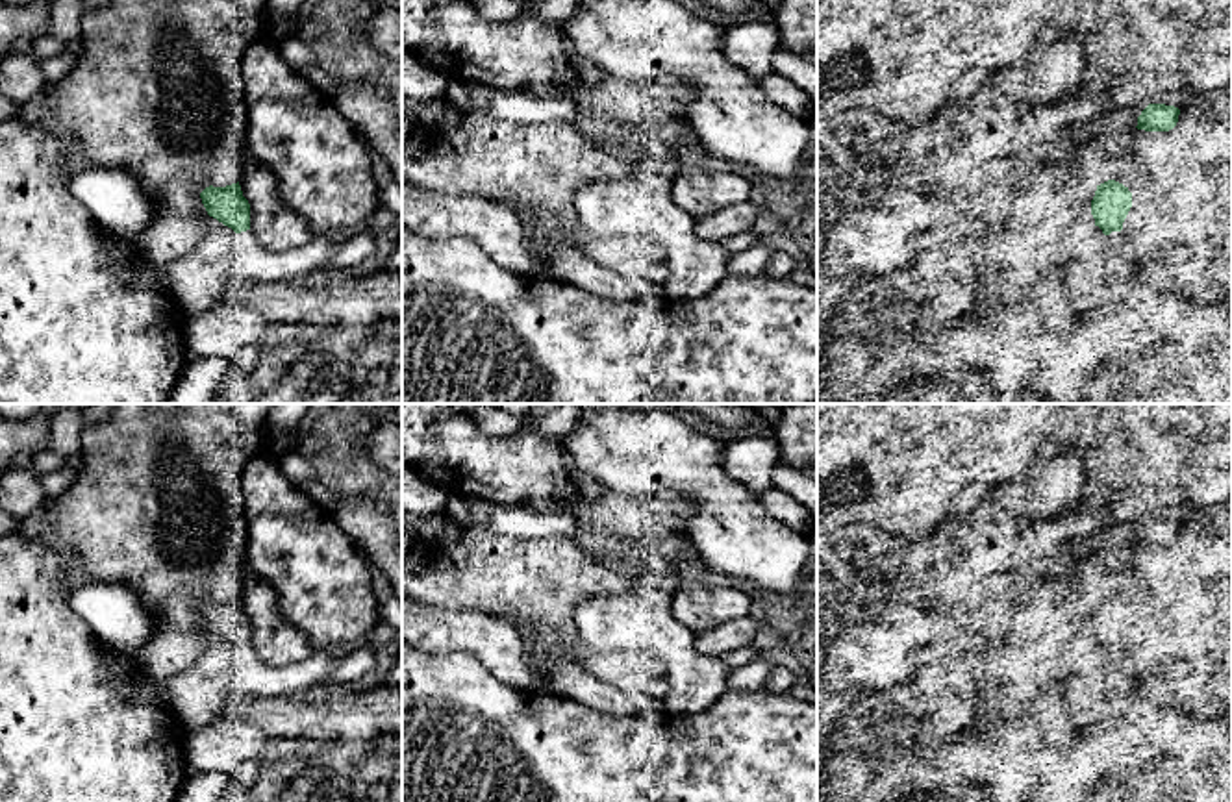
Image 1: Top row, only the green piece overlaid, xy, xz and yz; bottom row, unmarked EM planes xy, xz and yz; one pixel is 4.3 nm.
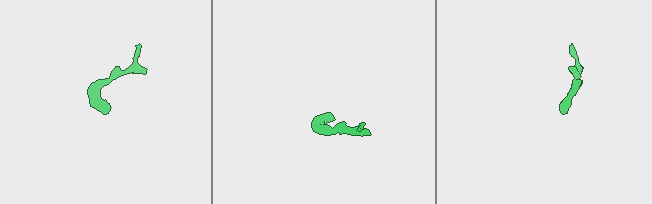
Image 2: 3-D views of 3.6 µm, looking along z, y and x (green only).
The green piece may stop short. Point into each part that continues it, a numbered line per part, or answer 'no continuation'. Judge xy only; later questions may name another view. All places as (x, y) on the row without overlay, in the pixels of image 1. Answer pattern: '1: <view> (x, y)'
1: xy (252, 680)

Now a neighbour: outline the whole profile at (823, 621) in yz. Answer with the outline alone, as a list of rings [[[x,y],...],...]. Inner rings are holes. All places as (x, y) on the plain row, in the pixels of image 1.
[[[817,606],[817,674],[821,674],[821,652],[828,637],[830,626],[832,619],[823,608]]]

